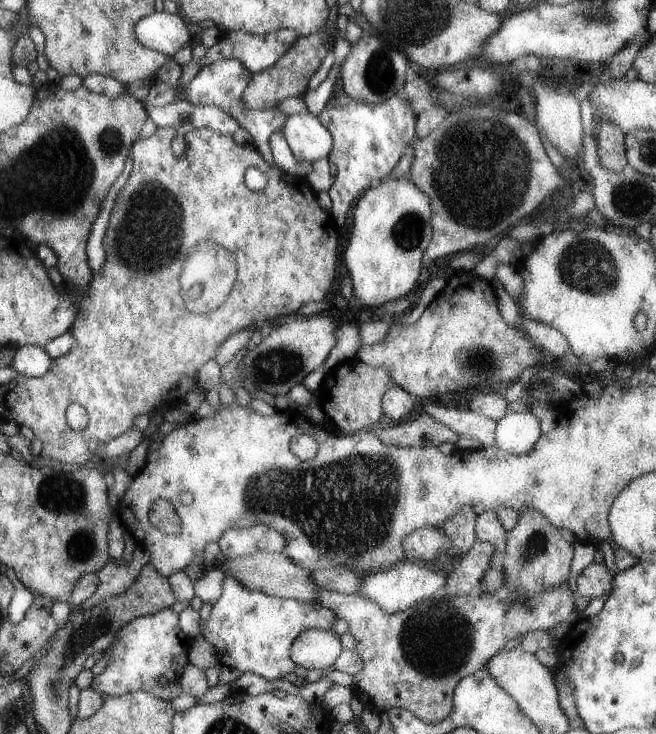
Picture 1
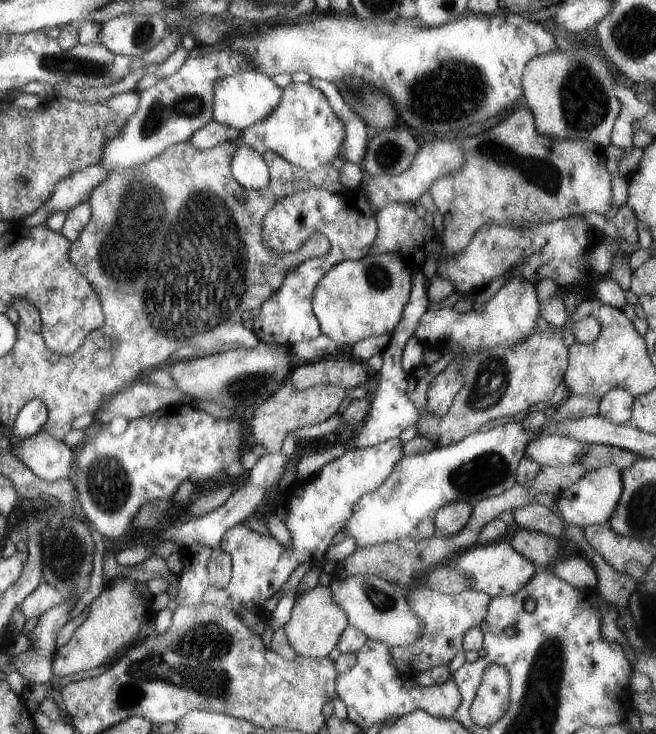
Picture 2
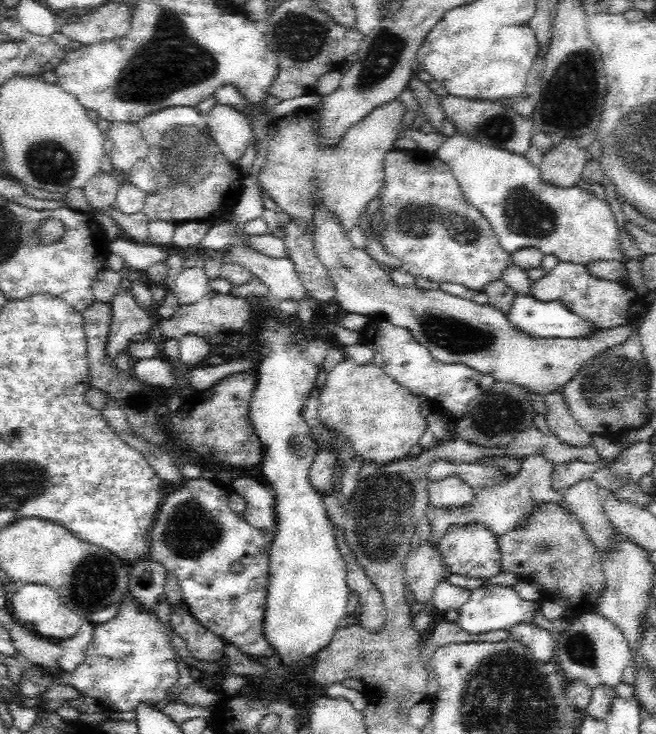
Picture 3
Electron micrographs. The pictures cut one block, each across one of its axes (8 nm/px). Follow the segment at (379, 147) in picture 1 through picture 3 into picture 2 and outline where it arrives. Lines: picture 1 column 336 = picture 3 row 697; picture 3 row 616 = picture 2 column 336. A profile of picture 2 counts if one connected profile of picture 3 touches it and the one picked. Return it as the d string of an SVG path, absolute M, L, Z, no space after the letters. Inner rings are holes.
M291 82L282 90L278 108L266 118L240 130L242 142L260 152L275 153L303 170L315 170L329 164L341 153L344 124L334 114L326 96L316 86Z

